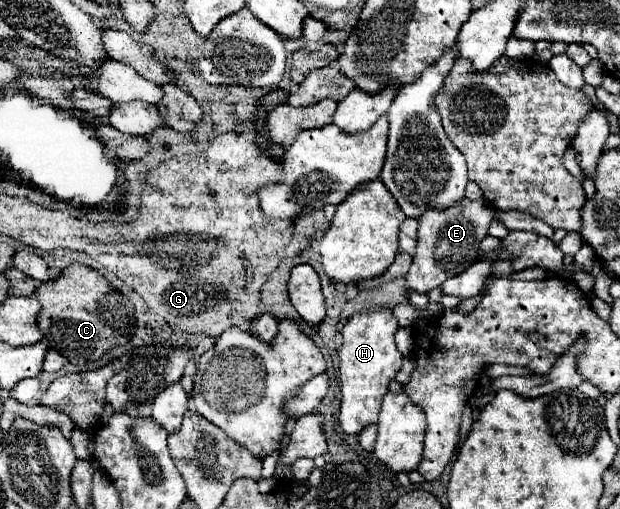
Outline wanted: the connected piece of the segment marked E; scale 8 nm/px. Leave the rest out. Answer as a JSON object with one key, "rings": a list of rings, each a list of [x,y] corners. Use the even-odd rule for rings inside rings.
{"rings":[[[483,197],[477,201],[463,199],[445,209],[427,209],[427,213],[419,217],[417,249],[413,255],[413,265],[407,273],[409,289],[429,293],[433,287],[441,285],[445,279],[453,277],[455,273],[461,273],[467,265],[471,265],[479,257],[479,243],[485,239],[493,215],[495,209],[487,205]]]}

